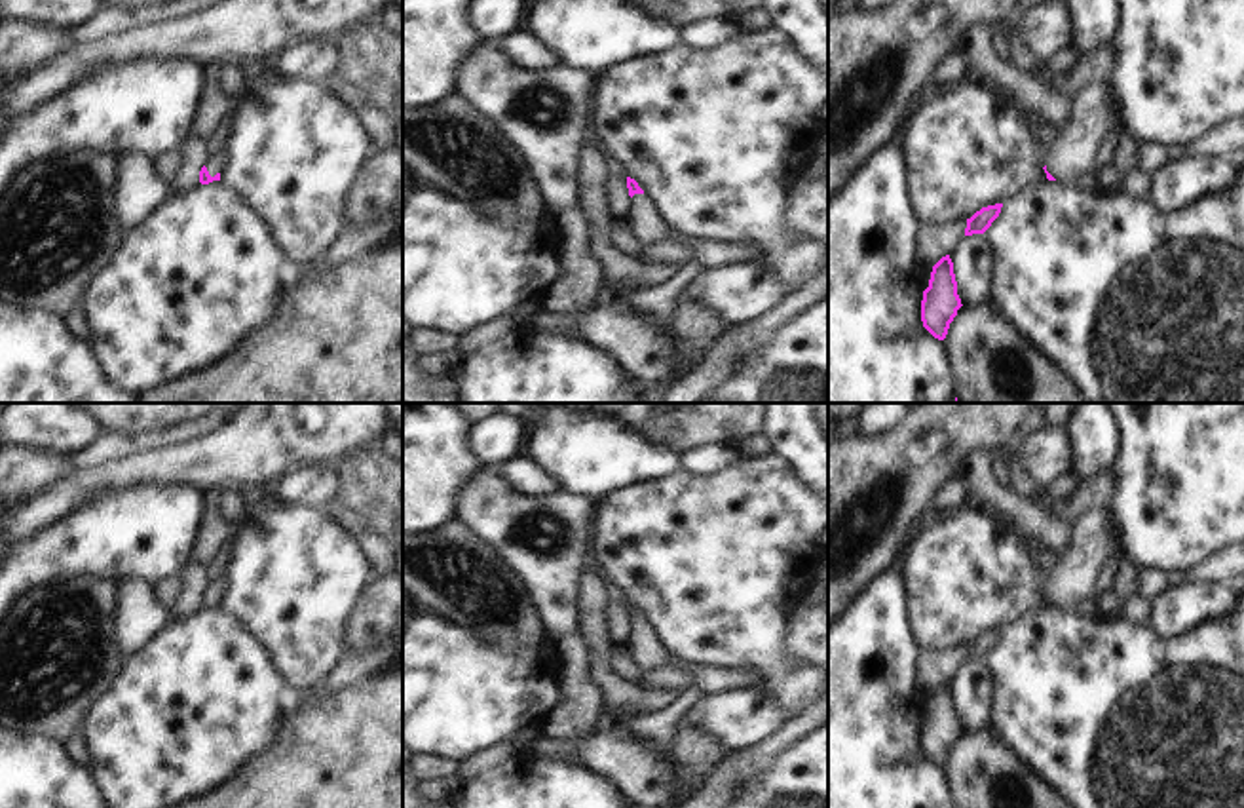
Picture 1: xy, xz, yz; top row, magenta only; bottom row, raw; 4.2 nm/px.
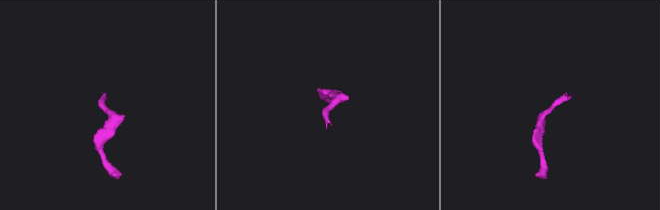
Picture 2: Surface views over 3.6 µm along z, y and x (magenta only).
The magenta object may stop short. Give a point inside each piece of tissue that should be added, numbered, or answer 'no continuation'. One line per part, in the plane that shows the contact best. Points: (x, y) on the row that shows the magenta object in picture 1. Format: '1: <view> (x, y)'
1: xy (215, 162)

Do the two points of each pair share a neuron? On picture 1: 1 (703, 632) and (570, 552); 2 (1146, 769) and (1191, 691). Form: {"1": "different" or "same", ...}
{"1": "different", "2": "same"}

